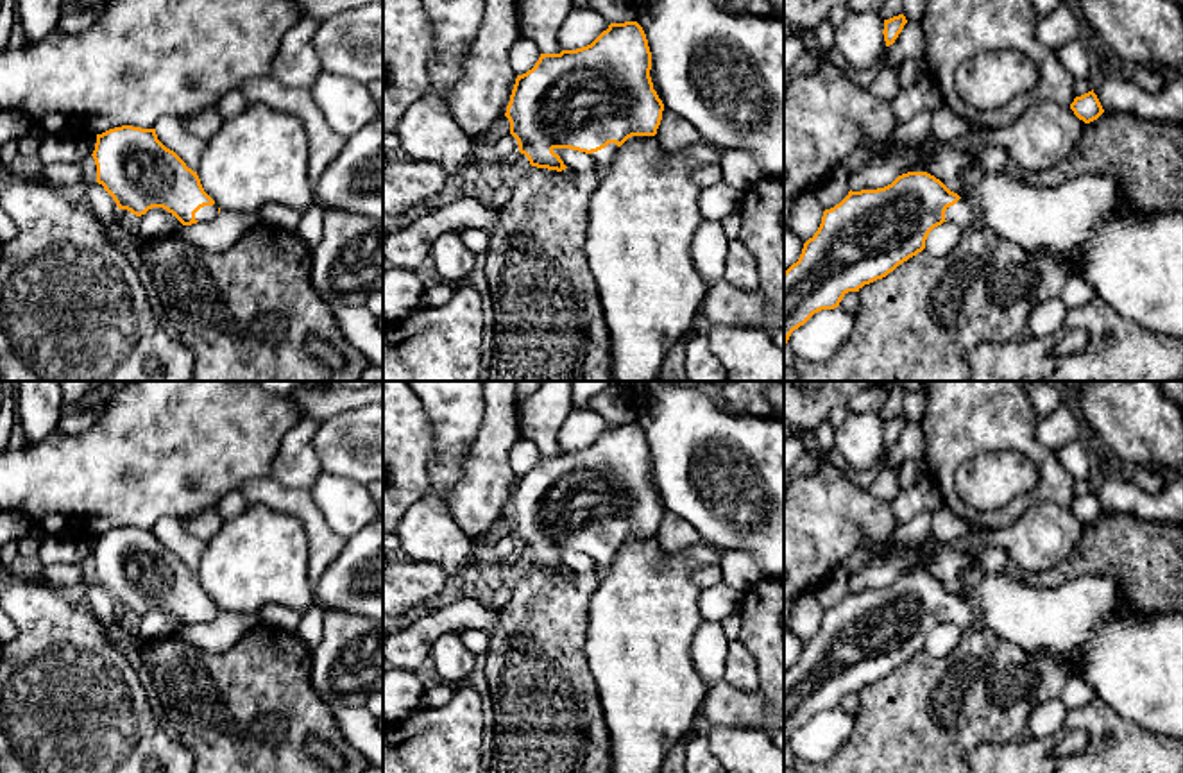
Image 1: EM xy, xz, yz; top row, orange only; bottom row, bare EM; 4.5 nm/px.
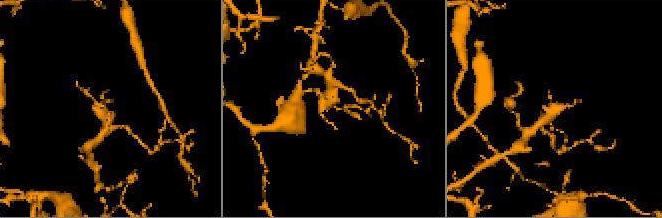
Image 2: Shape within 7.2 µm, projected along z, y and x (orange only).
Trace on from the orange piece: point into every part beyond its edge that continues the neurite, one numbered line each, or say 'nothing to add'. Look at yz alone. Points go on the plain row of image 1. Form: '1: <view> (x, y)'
1: yz (961, 614)

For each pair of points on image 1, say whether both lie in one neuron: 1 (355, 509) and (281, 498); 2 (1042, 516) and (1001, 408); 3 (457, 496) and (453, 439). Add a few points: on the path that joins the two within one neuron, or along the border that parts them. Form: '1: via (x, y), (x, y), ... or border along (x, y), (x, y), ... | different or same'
1: border along (308, 491), (326, 523), (342, 537) | different
2: border along (1069, 507), (1035, 501), (1017, 519), (1003, 526) | different
3: border along (471, 444), (460, 478), (446, 492), (457, 525) | different

